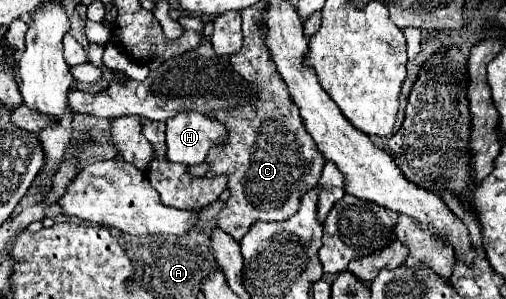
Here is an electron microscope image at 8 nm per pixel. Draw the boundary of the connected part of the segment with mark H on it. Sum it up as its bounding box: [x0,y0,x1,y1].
[165,113,227,165]

